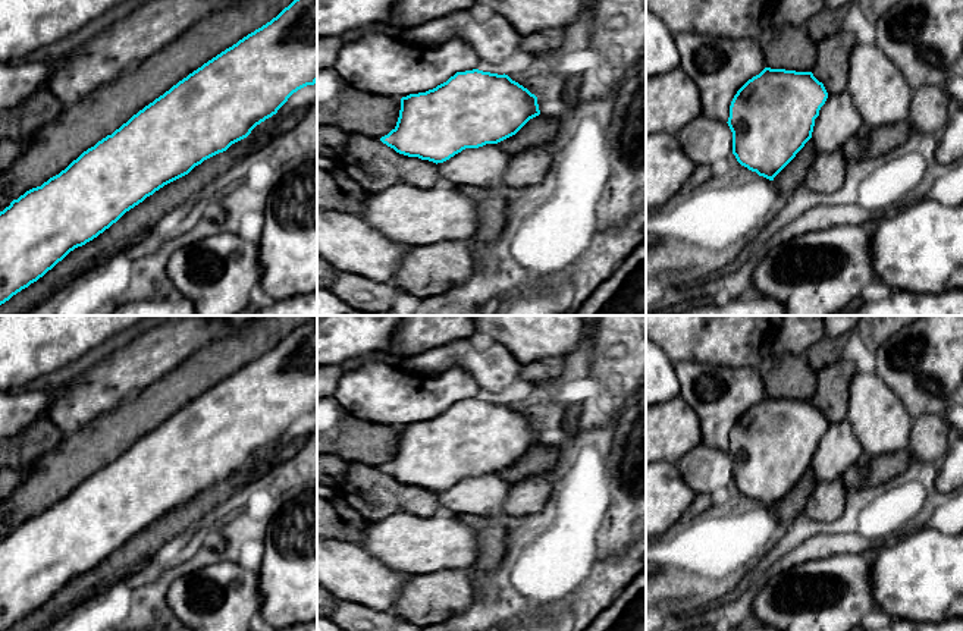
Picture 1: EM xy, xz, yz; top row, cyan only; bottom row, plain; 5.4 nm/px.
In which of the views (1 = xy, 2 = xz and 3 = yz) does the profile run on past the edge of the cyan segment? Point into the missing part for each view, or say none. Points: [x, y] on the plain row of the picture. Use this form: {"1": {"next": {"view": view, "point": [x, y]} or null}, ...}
{"1": {"next": null}, "2": {"next": null}, "3": {"next": null}}

